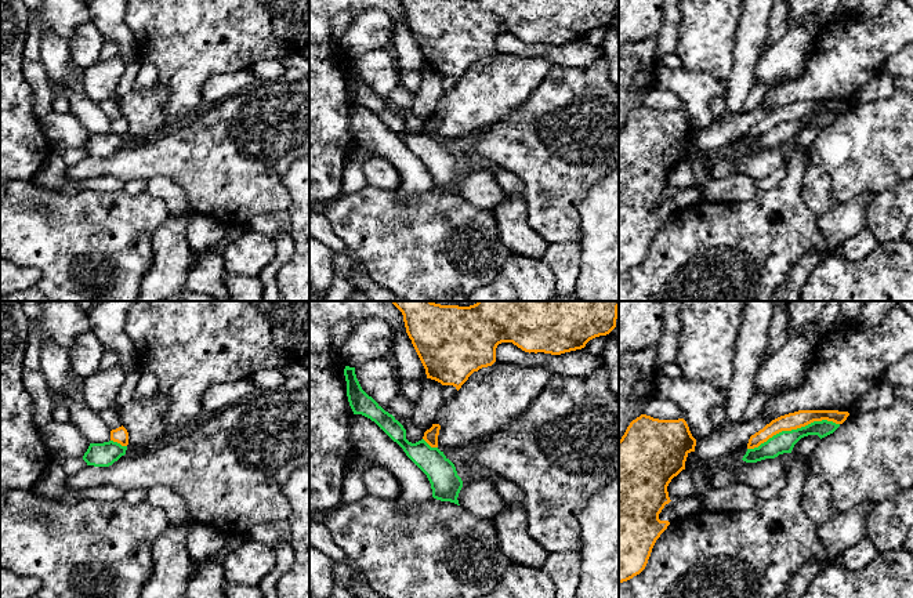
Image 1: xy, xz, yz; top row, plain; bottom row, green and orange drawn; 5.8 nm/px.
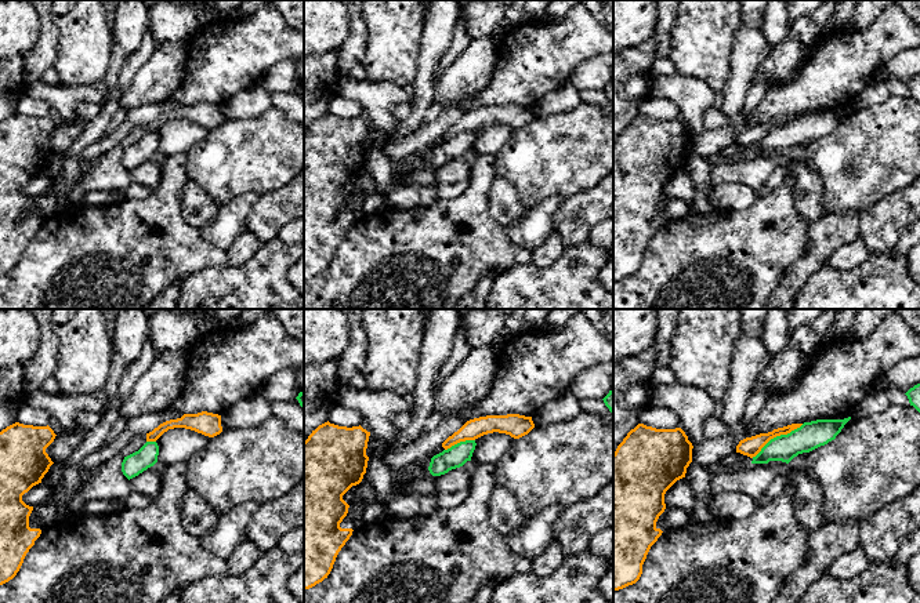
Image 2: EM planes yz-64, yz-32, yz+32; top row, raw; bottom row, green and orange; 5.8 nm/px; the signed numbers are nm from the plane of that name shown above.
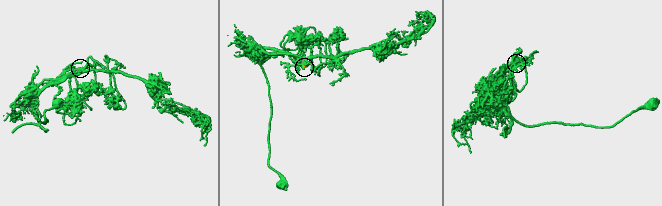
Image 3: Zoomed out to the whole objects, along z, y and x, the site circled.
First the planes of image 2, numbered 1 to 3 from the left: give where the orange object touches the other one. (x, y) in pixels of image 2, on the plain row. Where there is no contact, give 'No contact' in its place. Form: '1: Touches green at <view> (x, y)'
1: Touches green at yz-64 (151, 133)
2: Touches green at yz-32 (460, 133)
3: Touches green at yz+32 (777, 127)

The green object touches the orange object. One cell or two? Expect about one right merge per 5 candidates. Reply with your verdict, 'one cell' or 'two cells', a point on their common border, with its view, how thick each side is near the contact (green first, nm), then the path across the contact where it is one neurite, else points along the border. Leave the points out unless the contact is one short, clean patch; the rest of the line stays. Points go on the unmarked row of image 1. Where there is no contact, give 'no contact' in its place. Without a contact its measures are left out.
two cells; meets green in yz at (793, 120); 130 nm thick on the green side, 100 nm on the other

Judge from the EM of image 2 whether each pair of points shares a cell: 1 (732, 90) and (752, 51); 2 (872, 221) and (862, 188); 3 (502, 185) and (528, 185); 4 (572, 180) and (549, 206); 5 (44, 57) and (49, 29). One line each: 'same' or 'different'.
1: same
2: different
3: different
4: different
5: same

